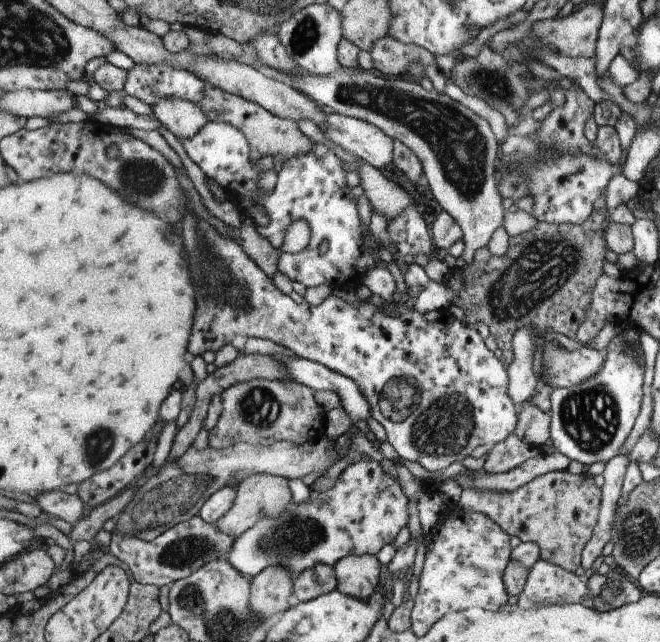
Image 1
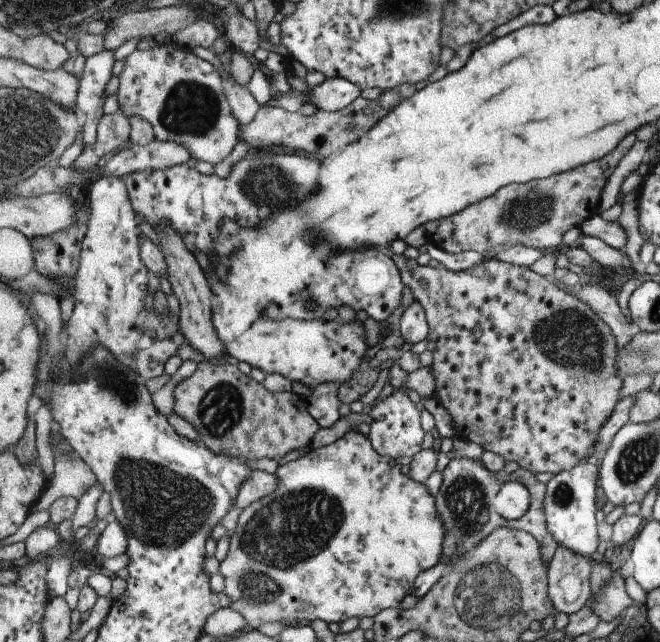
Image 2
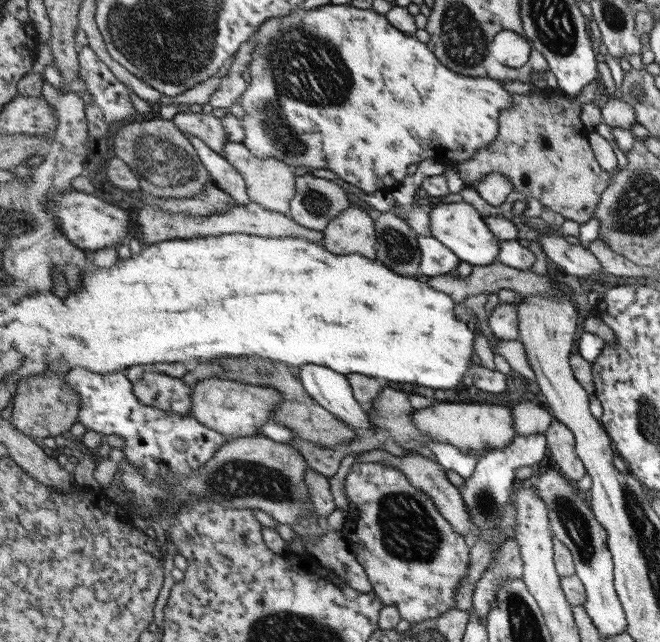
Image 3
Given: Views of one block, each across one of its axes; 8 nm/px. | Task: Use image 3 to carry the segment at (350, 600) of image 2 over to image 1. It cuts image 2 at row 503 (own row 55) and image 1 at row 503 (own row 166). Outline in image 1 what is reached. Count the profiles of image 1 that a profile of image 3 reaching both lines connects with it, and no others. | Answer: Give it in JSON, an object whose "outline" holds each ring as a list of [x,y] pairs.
{"outline":[[[363,458],[353,462],[341,474],[335,488],[327,492],[311,488],[309,500],[303,504],[293,502],[279,518],[265,516],[241,534],[229,552],[231,566],[239,574],[257,578],[269,566],[281,564],[297,578],[301,572],[317,568],[317,564],[335,568],[347,556],[377,556],[387,544],[395,542],[401,528],[407,528],[409,522],[409,498],[393,476],[383,470],[381,460]]]}

